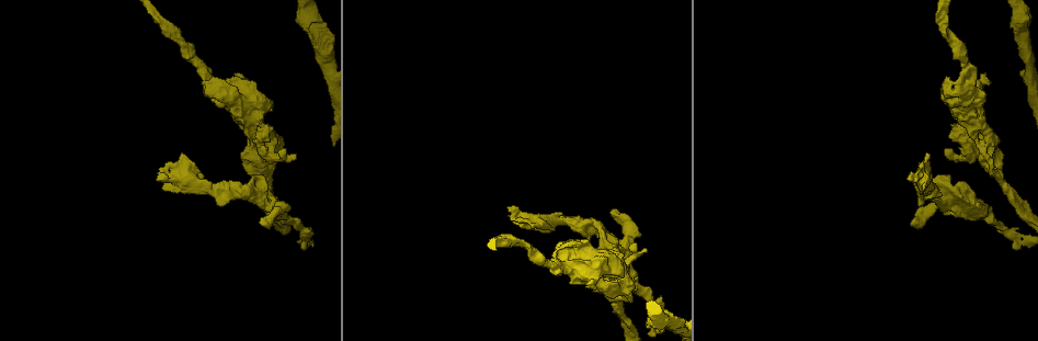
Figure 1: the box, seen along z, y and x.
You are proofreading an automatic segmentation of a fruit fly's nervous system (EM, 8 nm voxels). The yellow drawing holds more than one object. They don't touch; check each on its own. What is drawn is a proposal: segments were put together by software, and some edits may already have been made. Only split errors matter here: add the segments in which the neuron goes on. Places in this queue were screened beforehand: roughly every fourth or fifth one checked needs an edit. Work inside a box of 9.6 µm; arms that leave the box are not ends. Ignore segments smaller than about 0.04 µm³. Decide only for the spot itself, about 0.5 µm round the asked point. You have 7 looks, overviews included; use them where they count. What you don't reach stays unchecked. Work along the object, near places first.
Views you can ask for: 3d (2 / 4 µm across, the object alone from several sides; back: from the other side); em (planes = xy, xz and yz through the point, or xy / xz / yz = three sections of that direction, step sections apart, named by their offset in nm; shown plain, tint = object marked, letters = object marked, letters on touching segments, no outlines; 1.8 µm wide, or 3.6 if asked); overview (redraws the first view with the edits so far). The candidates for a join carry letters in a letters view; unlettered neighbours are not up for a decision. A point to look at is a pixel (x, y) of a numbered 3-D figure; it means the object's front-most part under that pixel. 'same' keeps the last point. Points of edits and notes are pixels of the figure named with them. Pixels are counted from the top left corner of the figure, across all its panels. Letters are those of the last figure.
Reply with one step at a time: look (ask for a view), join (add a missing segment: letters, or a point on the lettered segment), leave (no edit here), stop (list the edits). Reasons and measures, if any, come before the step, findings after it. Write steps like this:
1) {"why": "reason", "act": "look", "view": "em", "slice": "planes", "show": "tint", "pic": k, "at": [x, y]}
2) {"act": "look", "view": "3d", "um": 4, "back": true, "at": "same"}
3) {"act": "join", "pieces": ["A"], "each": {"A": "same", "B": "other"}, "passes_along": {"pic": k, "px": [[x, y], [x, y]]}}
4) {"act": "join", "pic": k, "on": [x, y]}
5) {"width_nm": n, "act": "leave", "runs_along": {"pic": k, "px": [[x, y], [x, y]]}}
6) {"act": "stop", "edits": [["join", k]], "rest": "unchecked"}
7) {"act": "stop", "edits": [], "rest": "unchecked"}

{"why": "branch stops here", "act": "look", "view": "3d", "um": 4, "pic": 1, "at": [205, 96]}

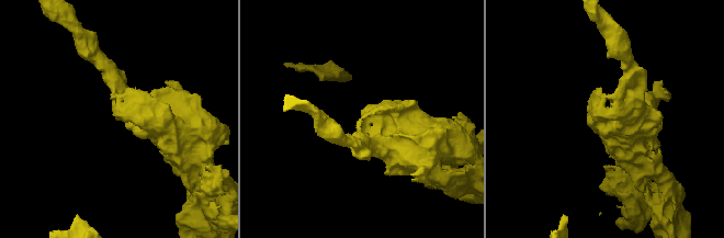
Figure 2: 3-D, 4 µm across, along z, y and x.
{"act": "look", "view": "em", "slice": "planes", "show": "letters", "pic": 2, "at": [362, 123]}

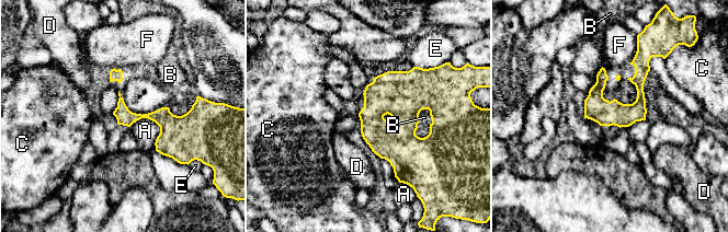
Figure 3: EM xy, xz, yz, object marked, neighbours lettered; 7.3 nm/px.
{"longest_contact_nm": ["A", 240], "act": "leave", "each": {"A": "other", "B": "other", "C": "other", "D": "other", "E": "other", "F": "other"}, "runs_along": {"pic": 3, "px": [[639, 54], [639, 101], [587, 115]]}, "found": "none of them fits"}

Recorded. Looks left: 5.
{"why": "free end", "act": "look", "view": "3d", "um": 4, "pic": 1, "at": [284, 148]}

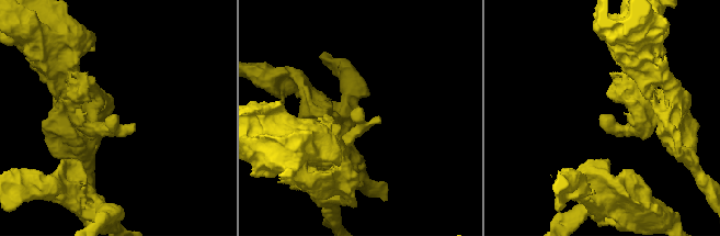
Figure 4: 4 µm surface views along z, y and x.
{"act": "look", "view": "em", "slice": "xz", "step": 16, "show": "letters", "pic": 4, "at": [600, 115]}

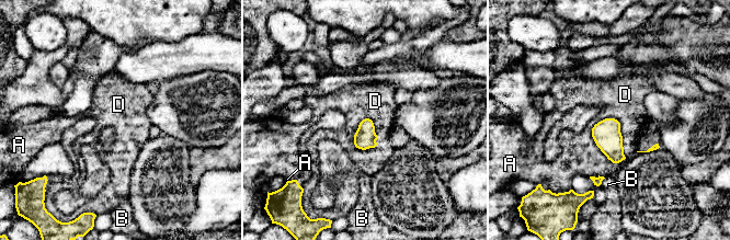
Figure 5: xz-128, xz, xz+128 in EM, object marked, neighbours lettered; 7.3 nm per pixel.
{"why": "another direction", "act": "look", "view": "em", "slice": "planes", "show": "letters", "at": "same"}

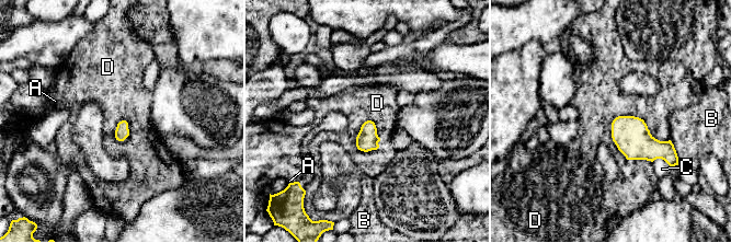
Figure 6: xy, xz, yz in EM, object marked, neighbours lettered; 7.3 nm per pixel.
{"longest_contact_nm": ["D", 460], "act": "leave", "each": {"A": "other", "B": "other", "C": "other", "D": "other"}, "border": {"pic": 6, "px": [[610, 123], [638, 116], [670, 140]]}, "found": "none of them fits"}

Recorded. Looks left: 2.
{"why": "thick end", "act": "look", "view": "em", "slice": "planes", "show": "letters", "pic": 1, "at": [510, 207]}

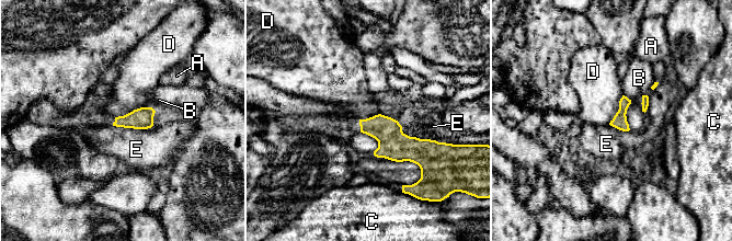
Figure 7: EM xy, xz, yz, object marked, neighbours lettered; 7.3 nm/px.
{"longest_contact_nm": ["E", 300], "act": "leave", "each": {"A": "other", "B": "other", "C": "other", "D": "other", "E": "other"}, "border": {"pic": 7, "px": [[151, 106], [140, 106], [115, 117]]}, "found": "none of them fits"}

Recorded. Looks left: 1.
{"act": "stop", "edits": [], "rest": "unchecked"}

